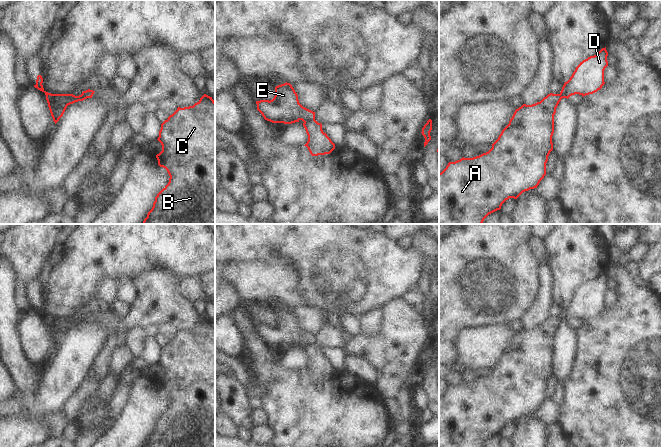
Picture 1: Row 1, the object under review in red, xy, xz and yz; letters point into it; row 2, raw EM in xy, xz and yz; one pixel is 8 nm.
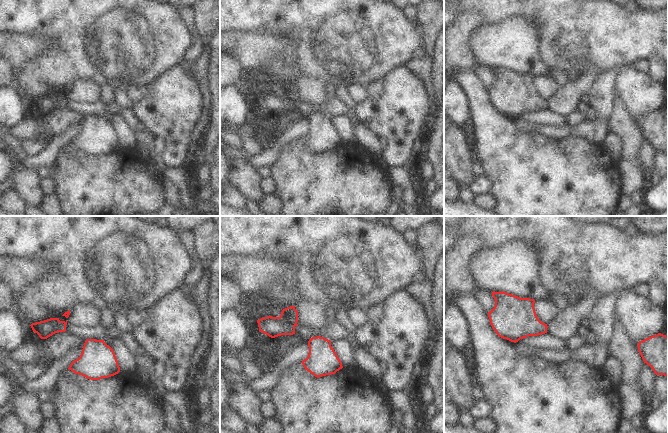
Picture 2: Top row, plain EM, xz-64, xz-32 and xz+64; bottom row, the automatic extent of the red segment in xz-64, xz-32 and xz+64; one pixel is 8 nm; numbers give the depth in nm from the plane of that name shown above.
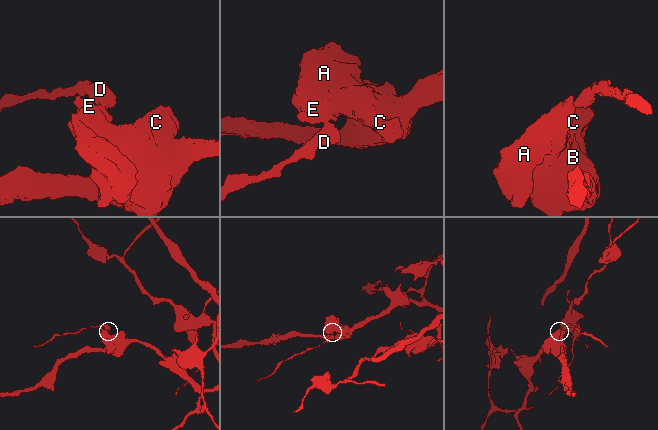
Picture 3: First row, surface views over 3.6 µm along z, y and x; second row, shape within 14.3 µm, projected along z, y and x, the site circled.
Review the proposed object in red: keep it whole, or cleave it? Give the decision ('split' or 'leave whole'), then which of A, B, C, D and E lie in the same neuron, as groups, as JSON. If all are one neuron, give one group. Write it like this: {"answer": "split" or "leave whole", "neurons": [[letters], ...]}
{"answer": "split", "neurons": [["A", "B", "C", "E"], ["D"]]}

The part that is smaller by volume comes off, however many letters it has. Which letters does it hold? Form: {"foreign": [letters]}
{"foreign": ["D"]}

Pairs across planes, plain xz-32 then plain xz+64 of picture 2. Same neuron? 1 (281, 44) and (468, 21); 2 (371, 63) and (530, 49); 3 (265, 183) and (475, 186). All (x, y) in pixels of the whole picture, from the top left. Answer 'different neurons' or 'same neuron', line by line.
1: different neurons
2: different neurons
3: same neuron

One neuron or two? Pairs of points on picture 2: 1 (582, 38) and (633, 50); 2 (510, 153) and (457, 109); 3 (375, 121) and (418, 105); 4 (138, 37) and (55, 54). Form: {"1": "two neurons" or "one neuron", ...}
{"1": "one neuron", "2": "two neurons", "3": "one neuron", "4": "one neuron"}

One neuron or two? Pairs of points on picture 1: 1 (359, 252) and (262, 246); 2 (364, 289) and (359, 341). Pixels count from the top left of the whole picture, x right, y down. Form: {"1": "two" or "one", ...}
{"1": "one", "2": "two"}

